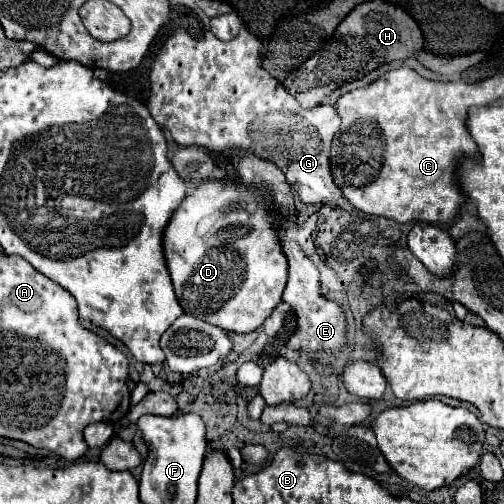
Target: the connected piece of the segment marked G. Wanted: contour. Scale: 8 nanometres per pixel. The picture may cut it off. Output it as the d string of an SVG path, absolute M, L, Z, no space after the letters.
M243 28L233 40L221 42L211 32L201 40L191 38L185 30L177 30L169 36L151 68L151 98L149 112L159 126L167 128L179 146L205 146L213 152L225 148L247 148L265 160L273 160L287 176L305 204L337 206L341 190L331 176L331 142L341 126L341 116L333 106L319 106L305 110L273 76L261 66L259 40Z

